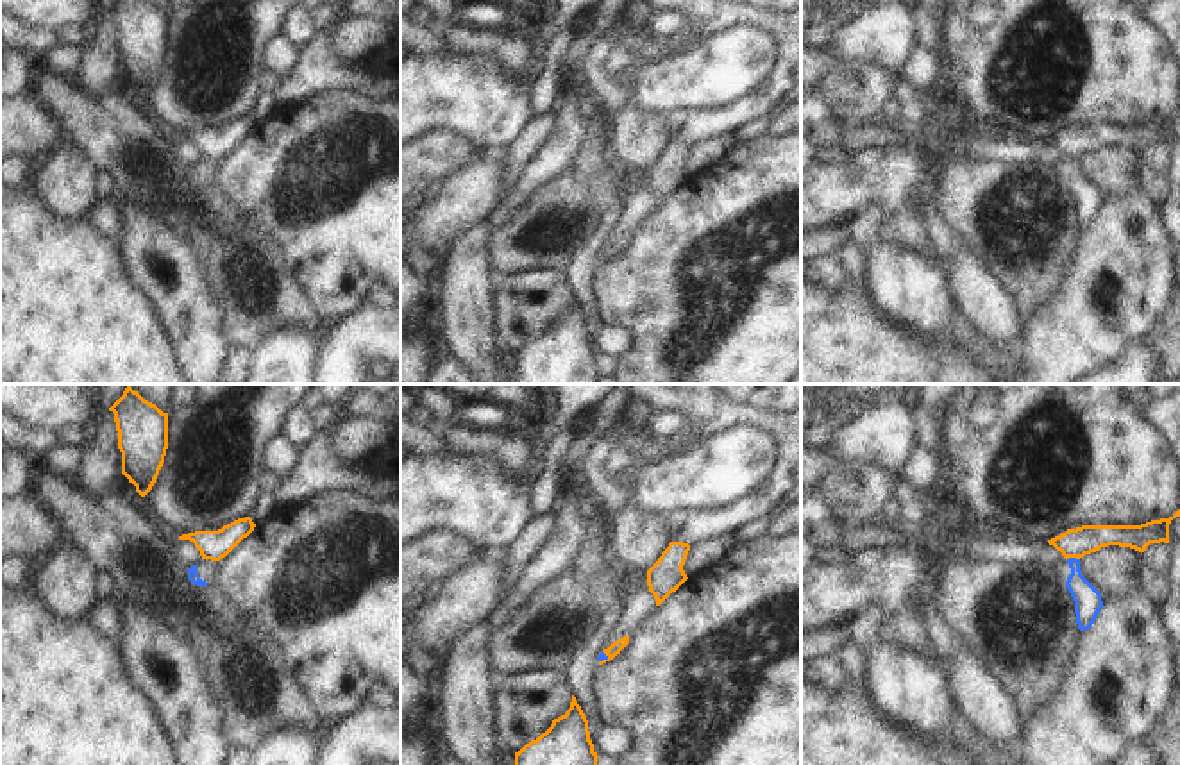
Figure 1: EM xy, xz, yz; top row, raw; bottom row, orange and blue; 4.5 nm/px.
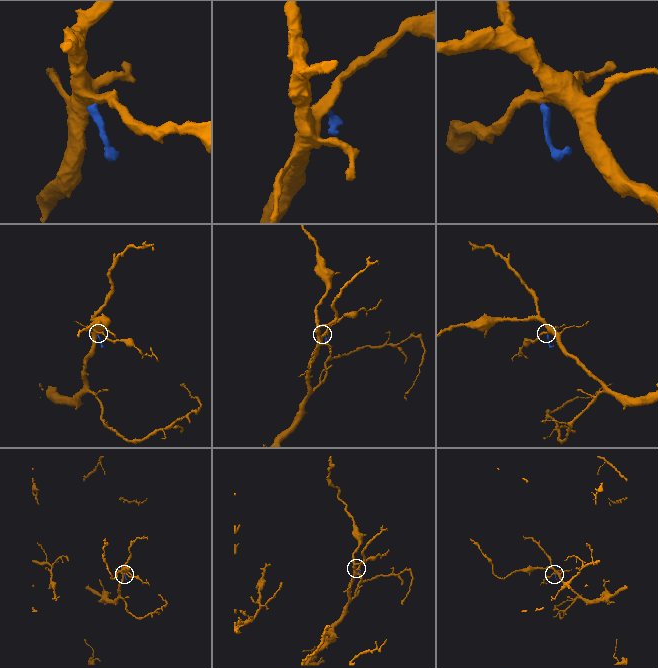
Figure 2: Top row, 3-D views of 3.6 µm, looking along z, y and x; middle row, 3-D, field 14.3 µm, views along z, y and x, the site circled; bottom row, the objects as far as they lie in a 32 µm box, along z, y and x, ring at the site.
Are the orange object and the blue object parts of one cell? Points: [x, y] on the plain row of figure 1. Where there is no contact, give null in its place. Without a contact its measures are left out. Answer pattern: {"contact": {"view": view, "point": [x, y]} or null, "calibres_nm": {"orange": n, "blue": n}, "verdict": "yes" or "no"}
{"contact": {"view": "yz", "point": [1073, 156]}, "calibres_nm": {"orange": 130, "blue": 130}, "verdict": "no"}

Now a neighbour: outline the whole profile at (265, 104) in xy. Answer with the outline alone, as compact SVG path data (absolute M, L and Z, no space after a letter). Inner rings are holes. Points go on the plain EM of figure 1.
M261 91L256 98L249 116L256 125L268 118L279 107L277 97L274 91Z

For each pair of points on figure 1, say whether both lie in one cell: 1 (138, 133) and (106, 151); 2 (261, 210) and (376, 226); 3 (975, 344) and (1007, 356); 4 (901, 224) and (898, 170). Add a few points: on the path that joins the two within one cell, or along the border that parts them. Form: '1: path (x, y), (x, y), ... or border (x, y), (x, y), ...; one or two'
1: path (131, 140), (117, 140), (113, 143); one
2: path (290, 220), (347, 220); one
3: path (982, 351), (987, 356), (1000, 356); one
4: border (916, 213), (893, 213), (885, 218); two

